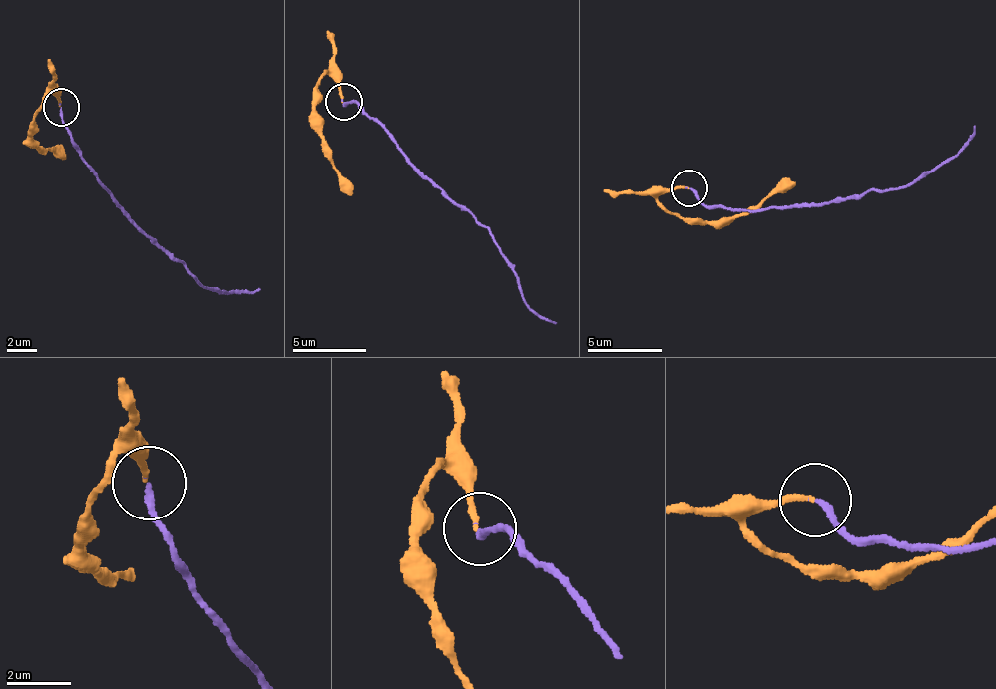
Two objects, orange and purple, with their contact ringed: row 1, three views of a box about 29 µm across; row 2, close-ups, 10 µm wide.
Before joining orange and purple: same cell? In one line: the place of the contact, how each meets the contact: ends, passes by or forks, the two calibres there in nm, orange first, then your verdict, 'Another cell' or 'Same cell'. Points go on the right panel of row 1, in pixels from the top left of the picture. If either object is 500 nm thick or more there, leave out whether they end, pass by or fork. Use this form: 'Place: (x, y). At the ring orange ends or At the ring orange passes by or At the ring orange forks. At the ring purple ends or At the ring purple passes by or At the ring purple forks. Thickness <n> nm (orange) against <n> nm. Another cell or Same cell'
Place: (689, 188). At the ring orange ends. At the ring purple ends. Thickness 160 nm (orange) against 200 nm. Another cell

